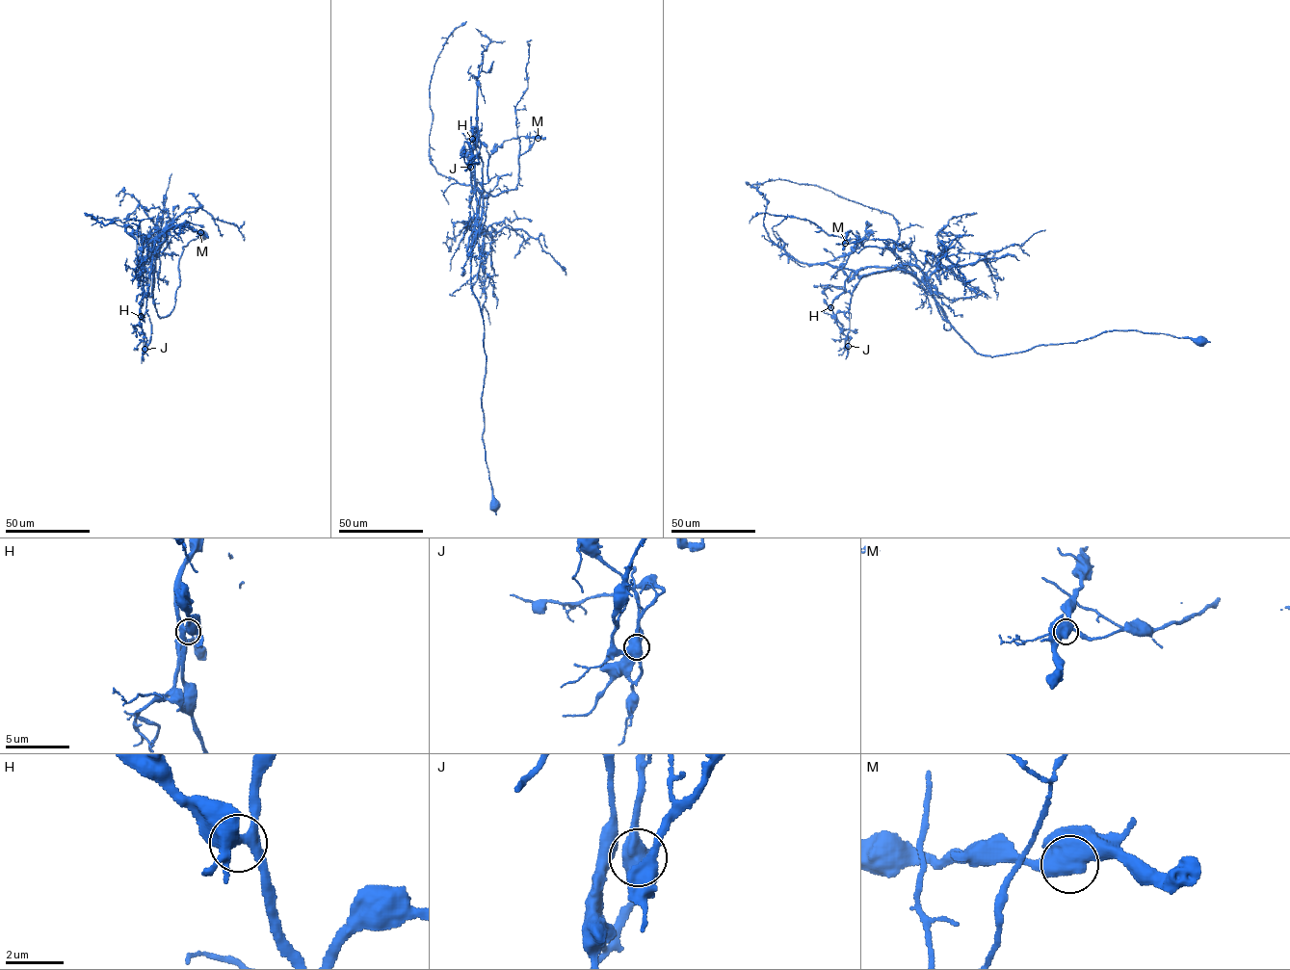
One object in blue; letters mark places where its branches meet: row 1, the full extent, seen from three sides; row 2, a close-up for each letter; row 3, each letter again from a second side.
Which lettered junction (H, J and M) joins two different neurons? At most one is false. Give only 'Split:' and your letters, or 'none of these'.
Split: none of these

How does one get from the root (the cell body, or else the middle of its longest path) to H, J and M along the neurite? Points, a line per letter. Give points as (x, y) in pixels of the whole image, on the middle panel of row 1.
H: (494, 506), (482, 437), (484, 324), (471, 285), (477, 209), (472, 148), (476, 145), (472, 139)
J: (494, 506), (482, 437), (484, 324), (471, 285), (483, 210), (481, 159), (471, 167)
M: (494, 506), (482, 437), (484, 324), (471, 287), (471, 253), (490, 155), (505, 141), (538, 138)

